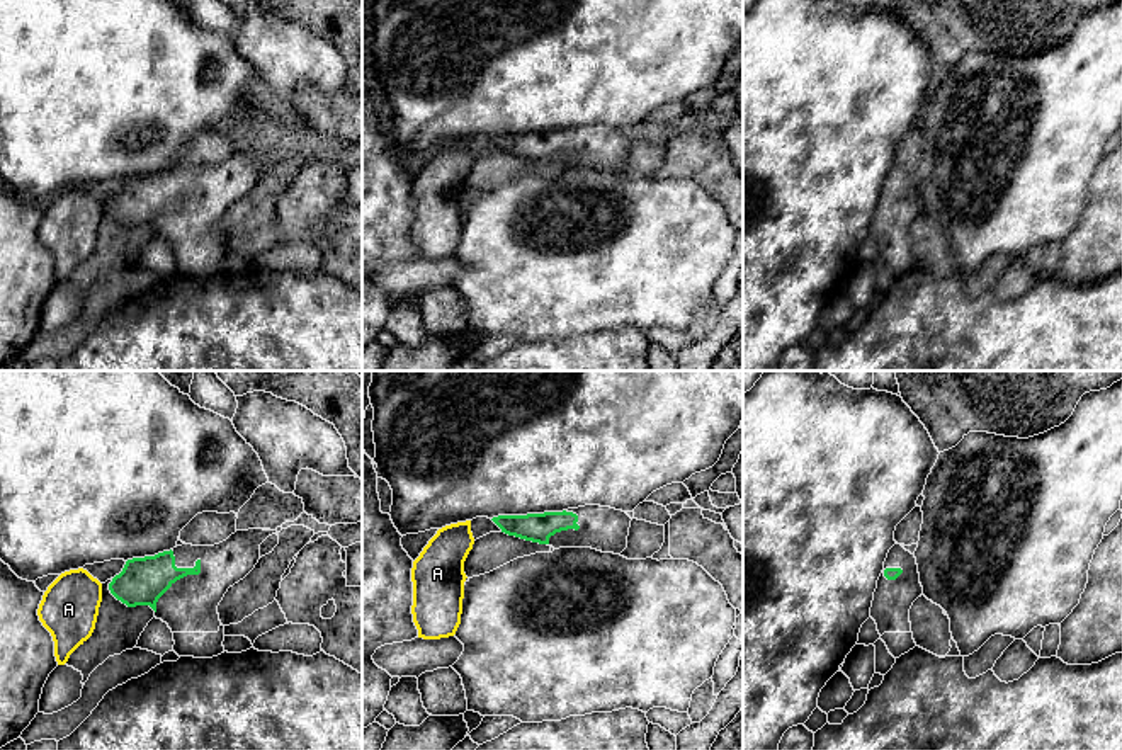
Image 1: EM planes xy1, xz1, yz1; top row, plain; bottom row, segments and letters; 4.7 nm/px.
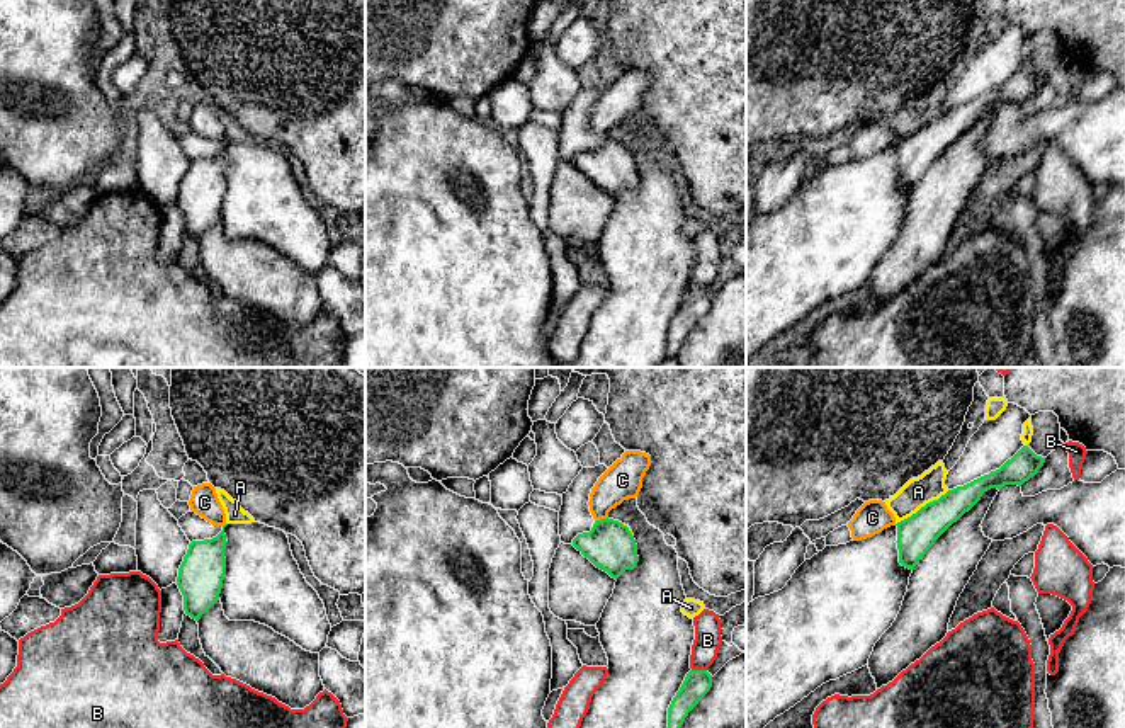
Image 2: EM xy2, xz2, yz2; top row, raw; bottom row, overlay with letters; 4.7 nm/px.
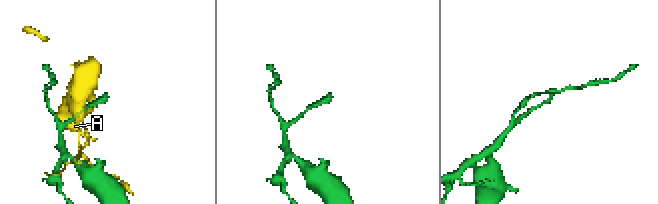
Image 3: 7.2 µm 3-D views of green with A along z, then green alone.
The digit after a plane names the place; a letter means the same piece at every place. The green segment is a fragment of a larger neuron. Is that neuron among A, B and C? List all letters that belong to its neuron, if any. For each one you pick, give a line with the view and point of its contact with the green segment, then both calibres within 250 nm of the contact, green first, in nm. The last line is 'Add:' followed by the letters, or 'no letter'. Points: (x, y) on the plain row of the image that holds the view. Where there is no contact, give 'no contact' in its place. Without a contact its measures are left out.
Add: no letter

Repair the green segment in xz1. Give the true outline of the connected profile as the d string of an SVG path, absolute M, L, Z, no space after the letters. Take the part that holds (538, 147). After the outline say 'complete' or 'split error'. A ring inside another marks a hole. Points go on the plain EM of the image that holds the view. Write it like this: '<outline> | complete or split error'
M585 124L563 131L498 134L502 151L559 167L592 167L620 173L627 167L631 136L610 126Z | split error

